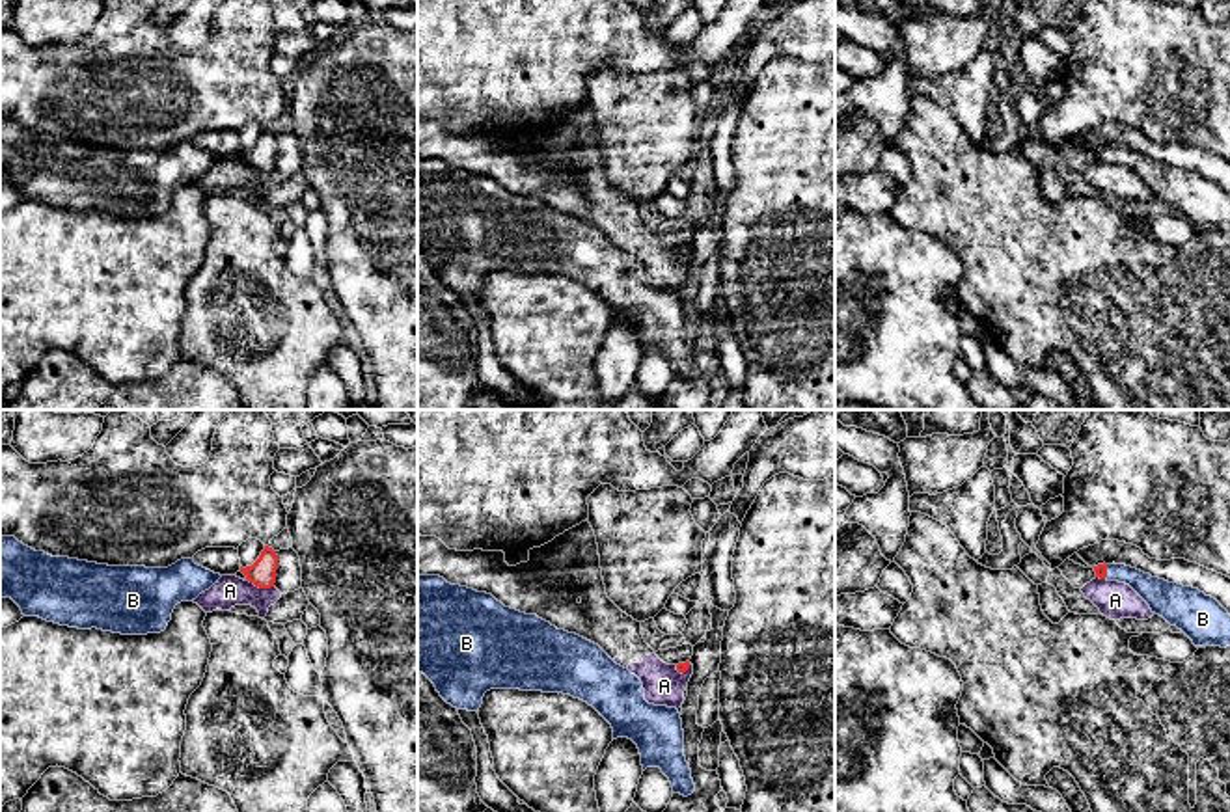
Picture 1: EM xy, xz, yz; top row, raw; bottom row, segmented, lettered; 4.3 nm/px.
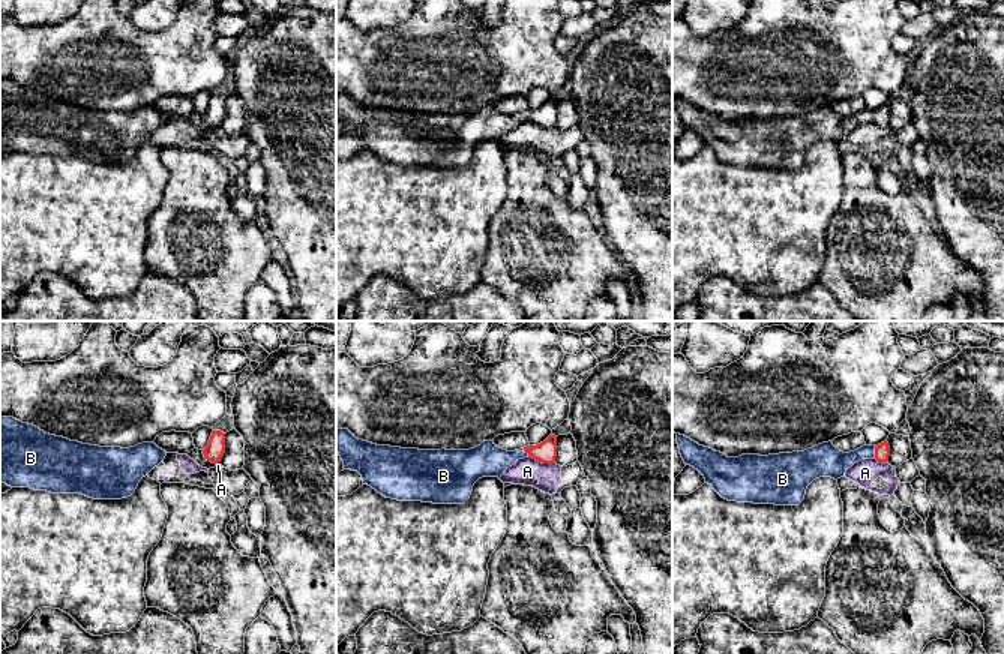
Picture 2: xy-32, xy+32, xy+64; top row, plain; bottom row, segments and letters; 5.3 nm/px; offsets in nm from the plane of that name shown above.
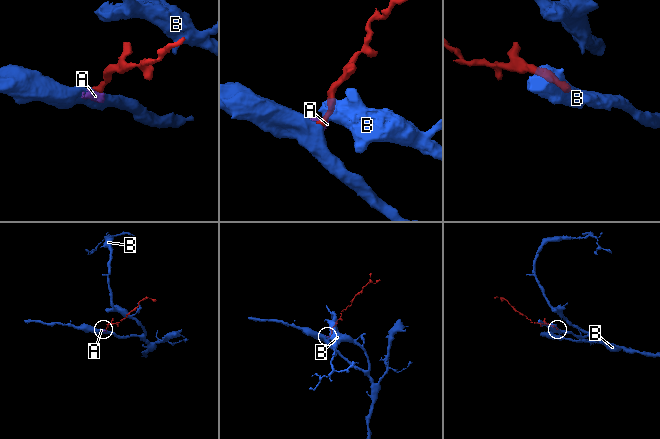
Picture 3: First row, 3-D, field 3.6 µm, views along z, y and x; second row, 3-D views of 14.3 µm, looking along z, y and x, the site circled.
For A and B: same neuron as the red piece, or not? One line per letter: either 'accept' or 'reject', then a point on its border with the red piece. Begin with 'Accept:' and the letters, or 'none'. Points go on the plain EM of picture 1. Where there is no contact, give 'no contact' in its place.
Accept: B
A: reject; contact xy (261, 170)
B: accept; contact yz (1106, 155)

